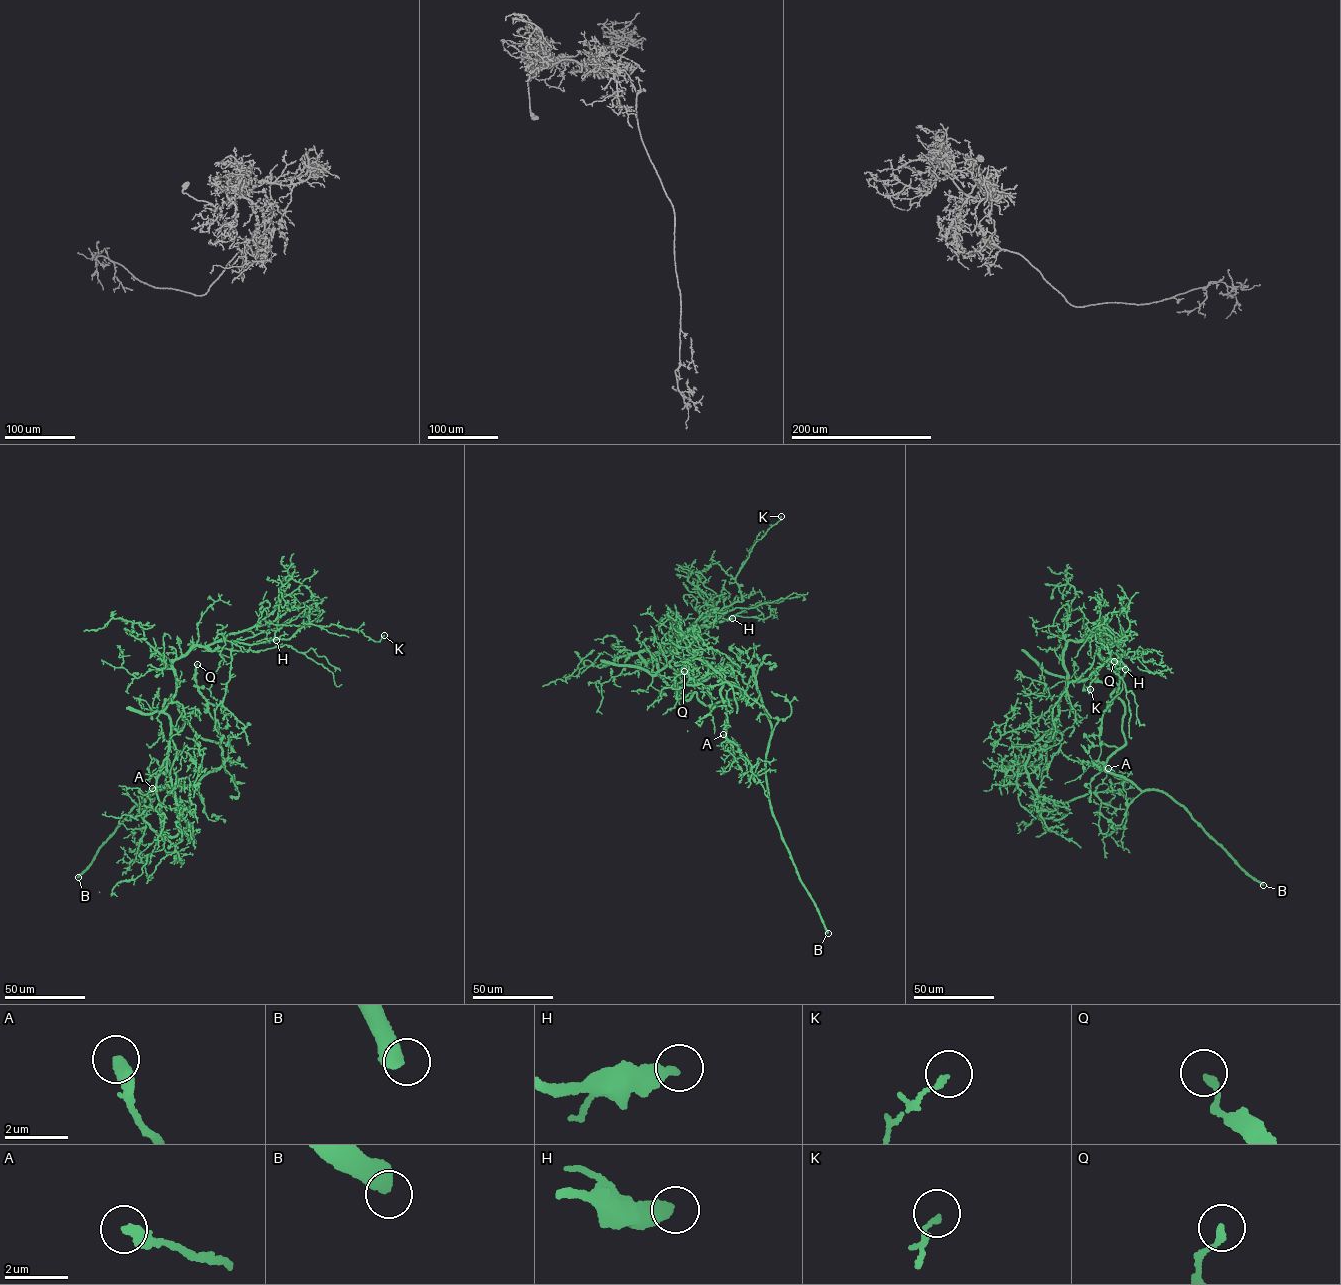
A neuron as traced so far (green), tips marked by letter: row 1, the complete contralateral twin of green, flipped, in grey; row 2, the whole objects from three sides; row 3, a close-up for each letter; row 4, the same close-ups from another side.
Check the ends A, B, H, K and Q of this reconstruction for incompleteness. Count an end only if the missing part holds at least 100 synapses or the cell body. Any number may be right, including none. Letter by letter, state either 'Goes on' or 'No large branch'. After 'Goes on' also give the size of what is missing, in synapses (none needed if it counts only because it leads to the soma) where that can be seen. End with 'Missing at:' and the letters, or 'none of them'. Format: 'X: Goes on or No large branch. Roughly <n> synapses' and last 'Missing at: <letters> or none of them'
A: No large branch
B: Goes on. Roughly 1000 synapses
H: Goes on. Roughly 190 synapses
K: No large branch
Q: No large branch
Missing at: B, H

